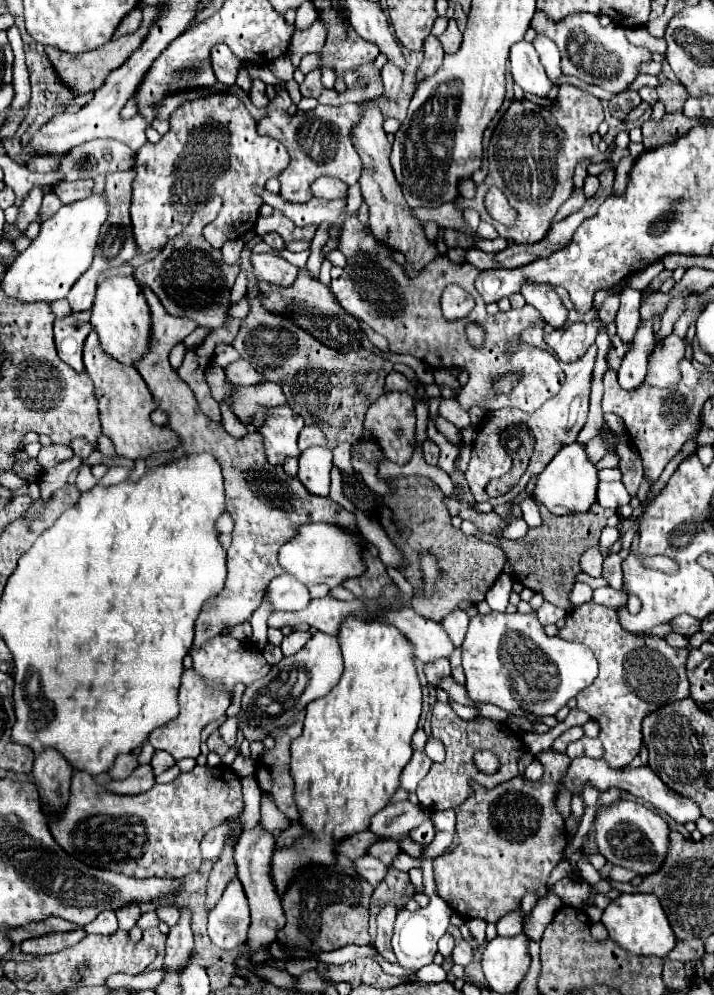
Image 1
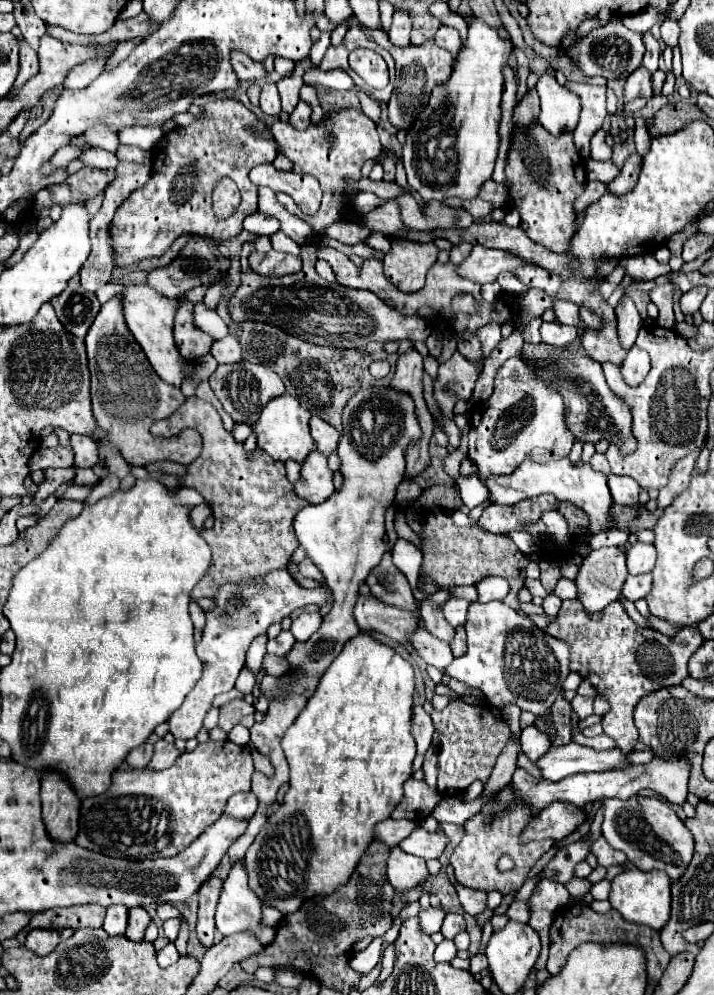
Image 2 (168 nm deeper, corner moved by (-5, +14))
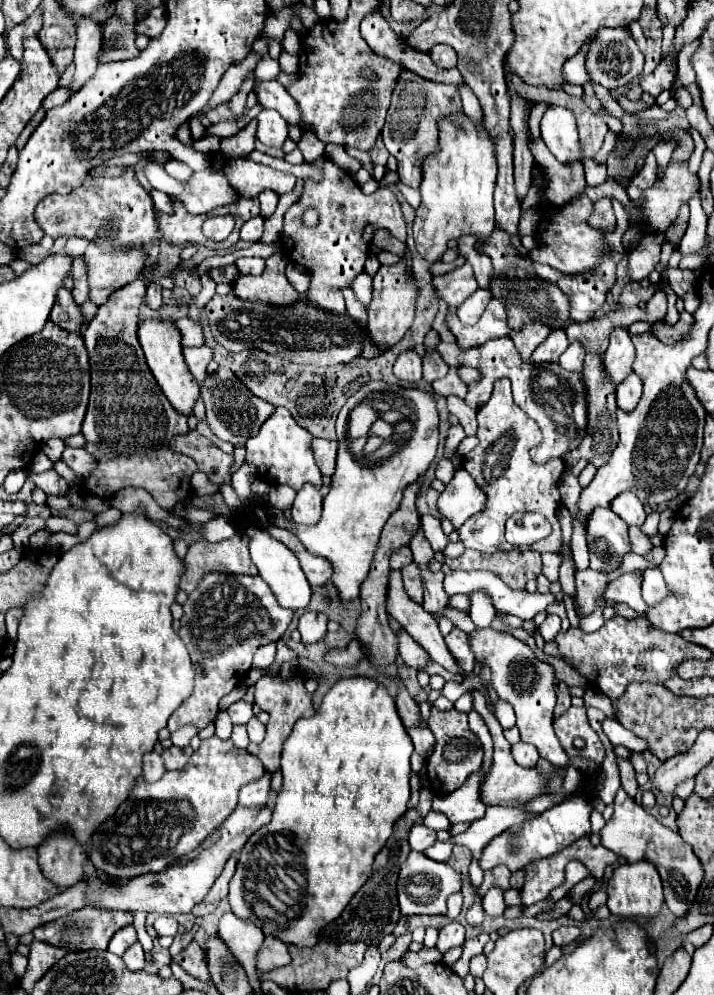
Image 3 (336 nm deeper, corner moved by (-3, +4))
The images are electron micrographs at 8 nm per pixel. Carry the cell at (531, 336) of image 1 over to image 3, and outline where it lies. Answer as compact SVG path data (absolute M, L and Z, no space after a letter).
M501 378L494 383L494 391L490 401L478 409L478 433L476 437L480 443L468 455L462 457L464 469L474 477L474 481L486 491L488 505L482 513L472 515L460 529L460 541L468 549L496 553L496 551L512 551L518 549L504 539L504 523L514 513L542 513L552 523L552 533L530 545L530 551L558 551L560 547L560 523L556 519L556 509L560 505L558 481L564 471L564 461L554 459L546 461L544 465L536 465L530 459L530 449L540 445L542 431L538 423L516 407L511 391L511 382L508 378Z

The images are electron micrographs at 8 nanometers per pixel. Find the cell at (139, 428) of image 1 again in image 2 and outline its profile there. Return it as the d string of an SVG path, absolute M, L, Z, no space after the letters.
M122 295L106 301L86 333L88 363L92 373L92 413L100 429L108 433L102 441L120 451L128 465L146 467L154 461L176 461L182 465L192 463L202 449L202 439L194 429L184 429L178 437L160 439L152 437L150 425L156 419L170 417L186 397L174 385L162 381L146 359L142 347L136 343L122 311Z

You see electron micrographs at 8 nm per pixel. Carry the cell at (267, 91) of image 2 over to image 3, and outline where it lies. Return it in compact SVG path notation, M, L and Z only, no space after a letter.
M262 109L258 119L256 137L268 147L282 147L288 137L288 123L274 109Z

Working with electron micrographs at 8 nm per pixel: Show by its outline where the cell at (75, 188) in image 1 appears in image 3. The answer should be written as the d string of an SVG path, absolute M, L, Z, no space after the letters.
M126 167L122 177L86 177L84 183L68 195L48 195L36 207L36 223L46 235L54 239L60 235L80 235L98 243L102 251L144 247L144 251L148 251L146 255L150 255L150 259L146 259L146 269L150 269L158 257L160 233L154 219L154 201L150 193L138 183L134 167Z

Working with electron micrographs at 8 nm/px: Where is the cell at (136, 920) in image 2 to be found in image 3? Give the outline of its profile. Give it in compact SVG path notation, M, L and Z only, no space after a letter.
M136 941L132 947L128 947L128 951L122 955L122 959L124 959L124 963L126 963L126 967L128 967L130 971L144 969L146 959L144 959L144 949L142 949L140 941Z

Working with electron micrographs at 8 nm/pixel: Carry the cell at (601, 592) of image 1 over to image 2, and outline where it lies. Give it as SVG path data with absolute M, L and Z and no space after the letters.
M646 573L646 575L628 575L626 579L626 585L622 589L622 595L630 601L636 601L636 599L642 599L650 593L652 589L652 575Z

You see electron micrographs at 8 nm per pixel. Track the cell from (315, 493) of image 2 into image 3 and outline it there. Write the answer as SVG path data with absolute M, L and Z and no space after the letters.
M304 485L296 493L296 499L294 499L294 505L292 505L294 523L304 523L304 525L318 523L320 511L322 511L320 489L316 489L312 485Z

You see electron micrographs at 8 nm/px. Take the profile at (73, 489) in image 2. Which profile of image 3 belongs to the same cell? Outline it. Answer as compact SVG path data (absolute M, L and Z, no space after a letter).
M50 515L50 519L46 521L46 529L52 533L64 531L64 533L76 533L76 523L72 519L68 519L66 515Z

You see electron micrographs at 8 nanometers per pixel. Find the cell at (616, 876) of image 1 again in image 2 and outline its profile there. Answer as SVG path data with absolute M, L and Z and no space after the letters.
M598 837L592 847L590 847L590 853L596 855L598 865L601 865L605 868L614 866L614 865L624 865L626 863L626 855L618 849L612 849L604 837Z

